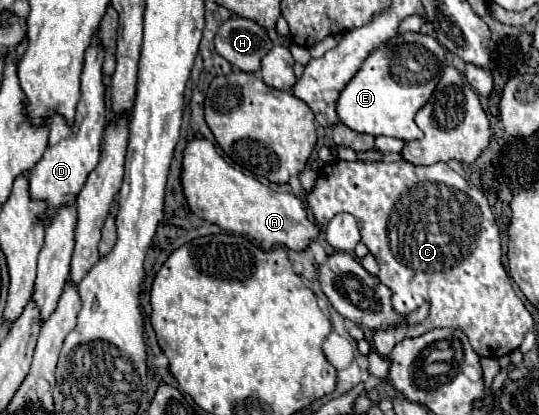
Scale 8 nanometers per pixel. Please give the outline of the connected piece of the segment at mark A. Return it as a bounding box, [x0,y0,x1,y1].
[180,137,318,251]

